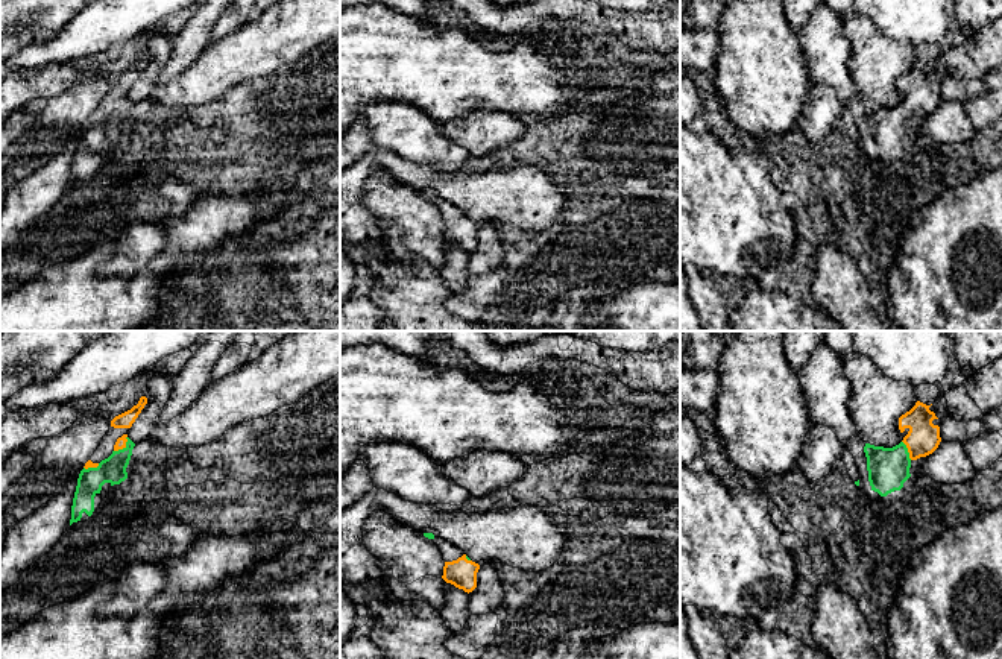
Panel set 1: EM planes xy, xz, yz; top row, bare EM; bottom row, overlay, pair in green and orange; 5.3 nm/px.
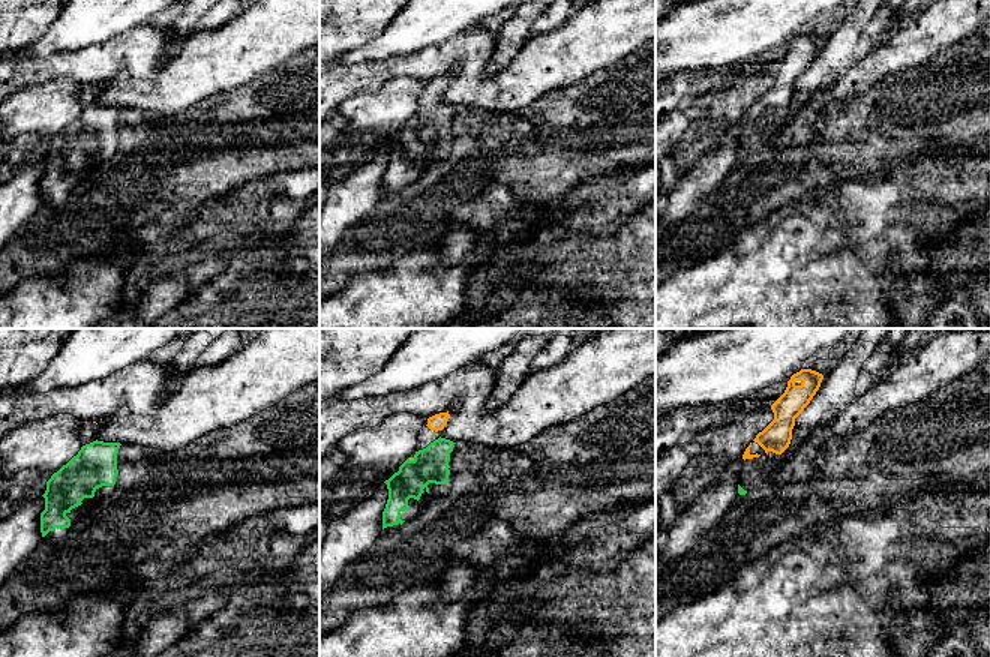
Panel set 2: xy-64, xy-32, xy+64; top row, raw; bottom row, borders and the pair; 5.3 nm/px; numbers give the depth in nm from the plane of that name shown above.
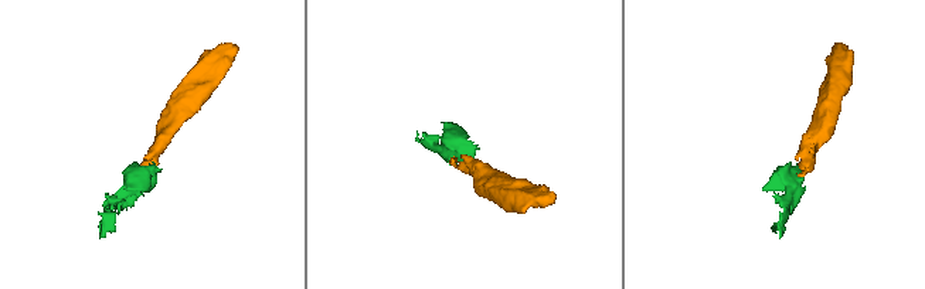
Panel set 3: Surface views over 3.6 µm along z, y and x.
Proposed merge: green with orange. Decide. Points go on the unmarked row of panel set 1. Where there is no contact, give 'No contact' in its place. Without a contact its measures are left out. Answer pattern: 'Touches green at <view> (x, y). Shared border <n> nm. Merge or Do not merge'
Touches green at xy (123, 108). Shared border 110 nm. Merge

